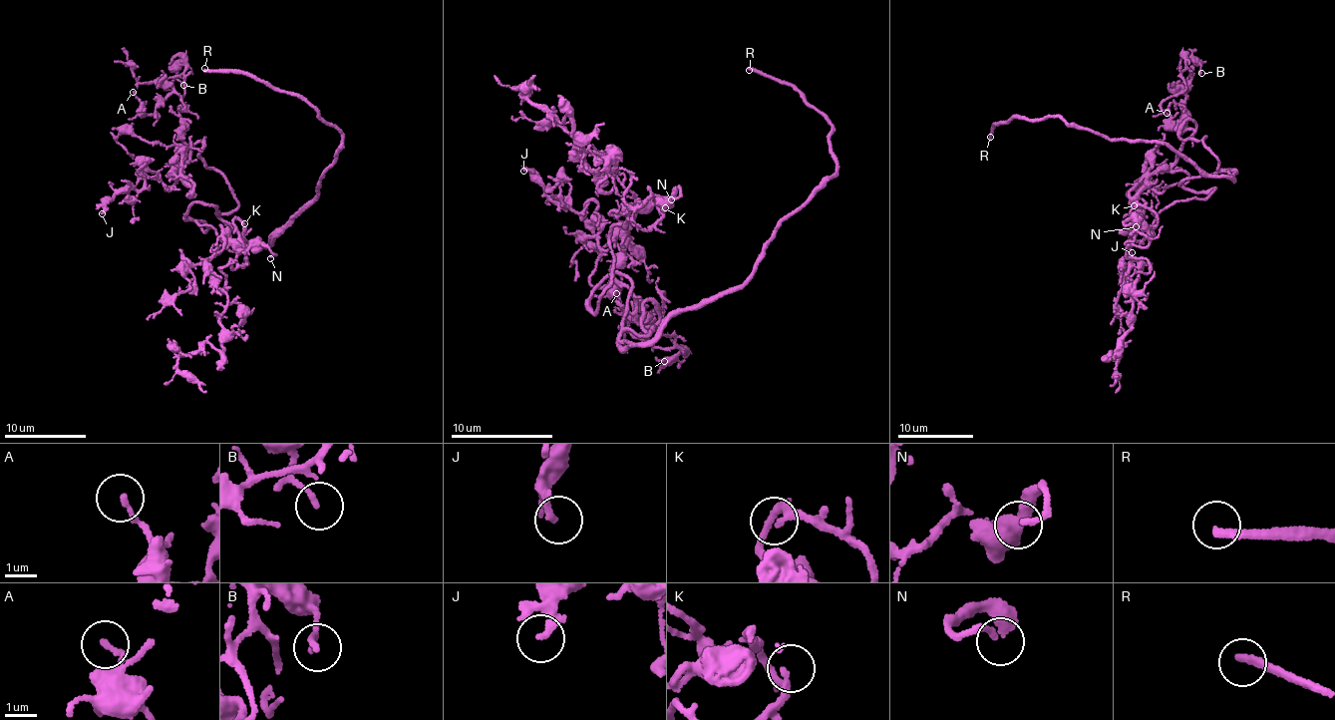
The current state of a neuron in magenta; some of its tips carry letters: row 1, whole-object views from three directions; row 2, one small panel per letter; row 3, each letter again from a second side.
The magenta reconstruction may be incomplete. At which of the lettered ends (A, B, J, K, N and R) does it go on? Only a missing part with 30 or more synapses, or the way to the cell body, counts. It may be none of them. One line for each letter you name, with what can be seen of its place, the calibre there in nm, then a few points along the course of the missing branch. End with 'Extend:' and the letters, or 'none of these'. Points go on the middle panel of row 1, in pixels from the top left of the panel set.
N: place (671, 199); calibre 170 nm; course (671, 199), (654, 191), (653, 181), (644, 180), (628, 156), (611, 149), (638, 162)
R: place (749, 70); calibre 240 nm; course (749, 70), (740, 63), (696, 51), (637, 44), (640, 50), (634, 45), (625, 50), (620, 41)
Extend: N, R

